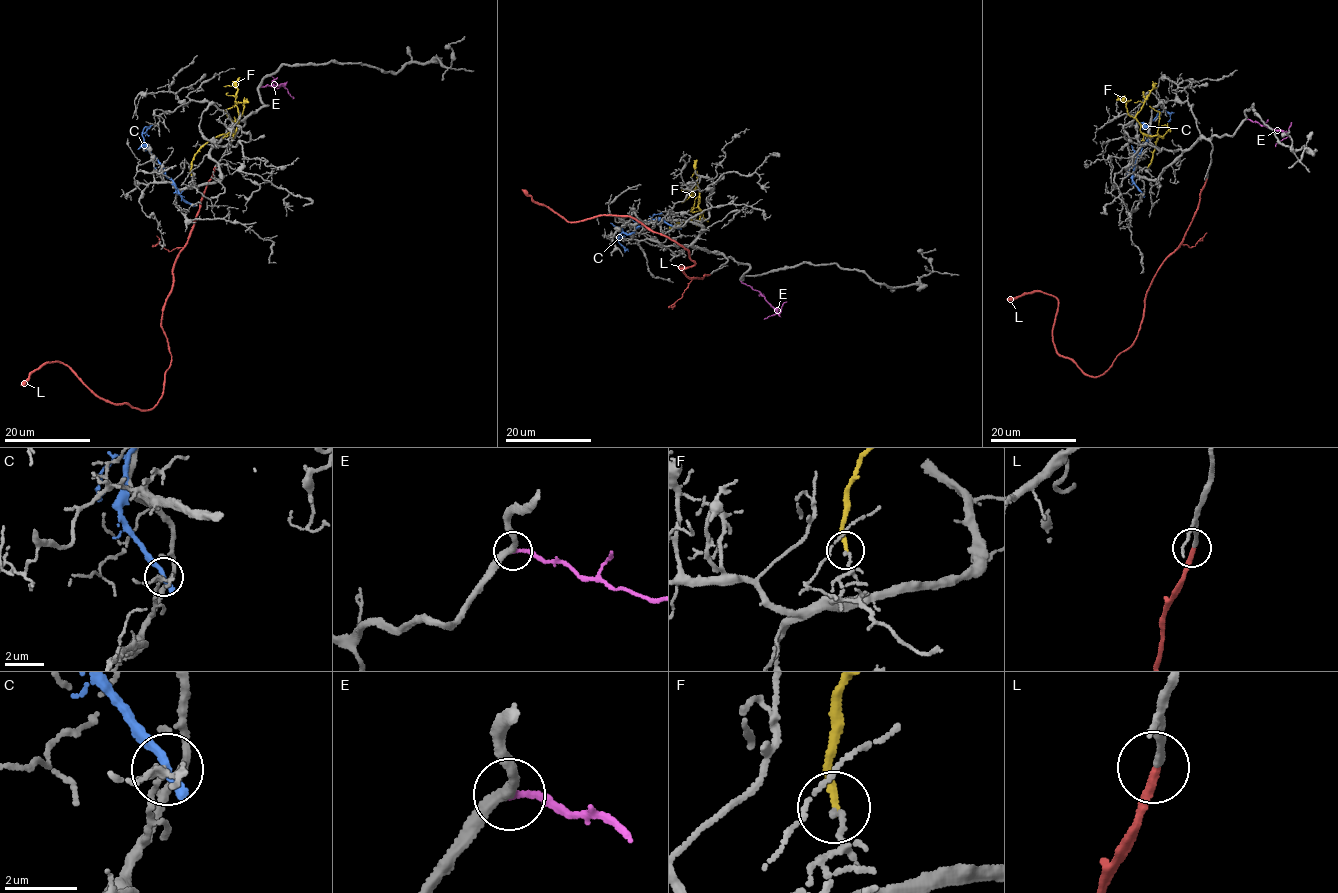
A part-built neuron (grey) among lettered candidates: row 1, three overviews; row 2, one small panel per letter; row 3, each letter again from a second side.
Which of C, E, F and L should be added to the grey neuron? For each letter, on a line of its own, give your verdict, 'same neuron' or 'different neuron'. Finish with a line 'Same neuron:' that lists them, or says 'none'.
C: different neuron
E: different neuron
F: different neuron
L: same neuron
Same neuron: L

